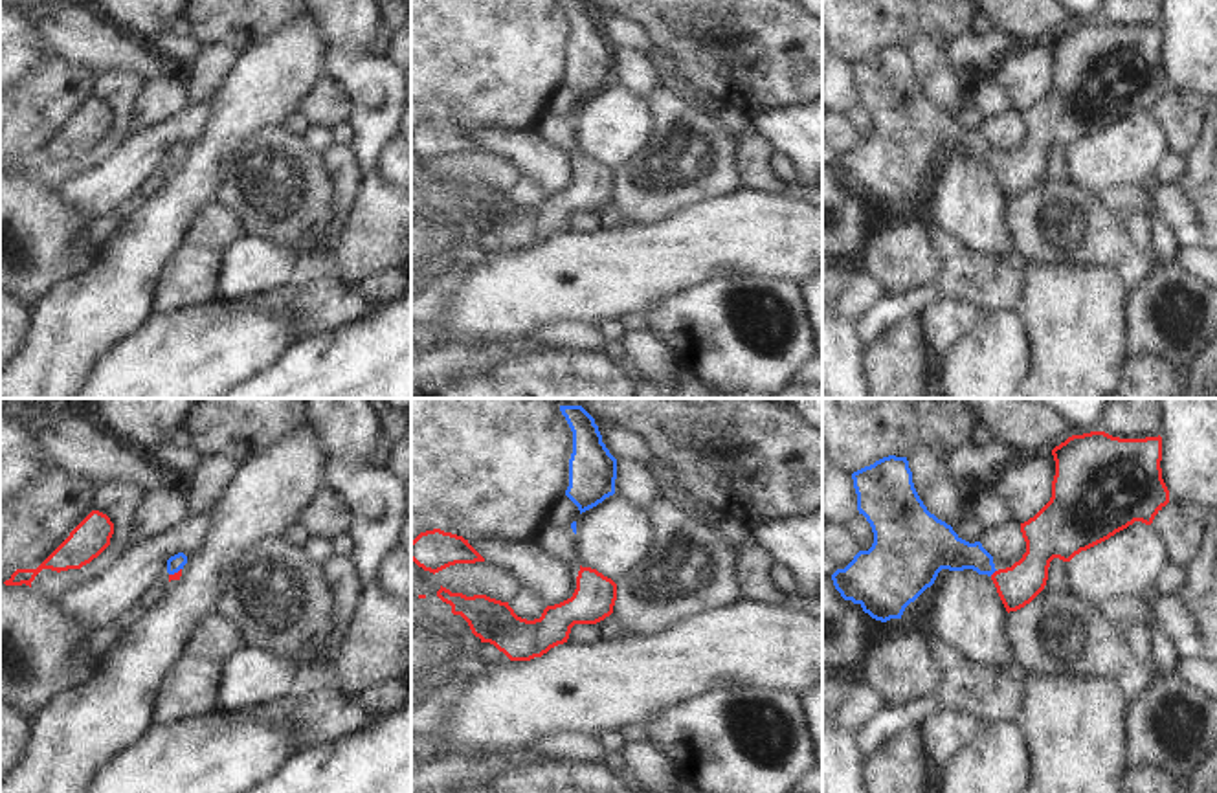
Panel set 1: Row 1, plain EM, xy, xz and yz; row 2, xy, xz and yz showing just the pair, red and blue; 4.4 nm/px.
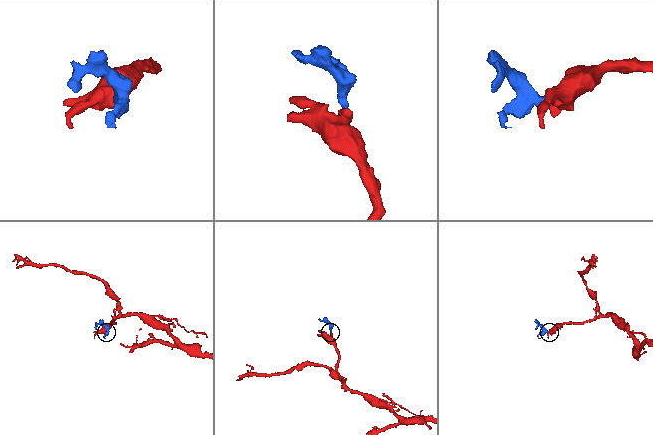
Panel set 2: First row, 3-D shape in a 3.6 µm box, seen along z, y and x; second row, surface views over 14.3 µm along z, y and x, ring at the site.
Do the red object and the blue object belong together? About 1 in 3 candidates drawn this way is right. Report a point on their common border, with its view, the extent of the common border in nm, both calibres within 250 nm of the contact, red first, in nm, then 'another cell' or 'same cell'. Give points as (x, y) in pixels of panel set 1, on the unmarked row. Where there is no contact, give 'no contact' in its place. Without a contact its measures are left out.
yz (993, 162) | 40 nm | 180/180 nm | same cell

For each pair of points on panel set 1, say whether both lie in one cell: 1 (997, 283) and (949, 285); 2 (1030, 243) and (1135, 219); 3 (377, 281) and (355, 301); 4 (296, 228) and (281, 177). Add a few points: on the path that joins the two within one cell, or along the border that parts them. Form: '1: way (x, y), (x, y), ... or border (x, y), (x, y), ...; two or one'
1: way (986, 283), (960, 283); one
2: border (1127, 235), (1133, 248), (1153, 270); two
3: border (355, 285), (375, 301), (391, 300); two
4: way (296, 215), (296, 206), (281, 189); one

